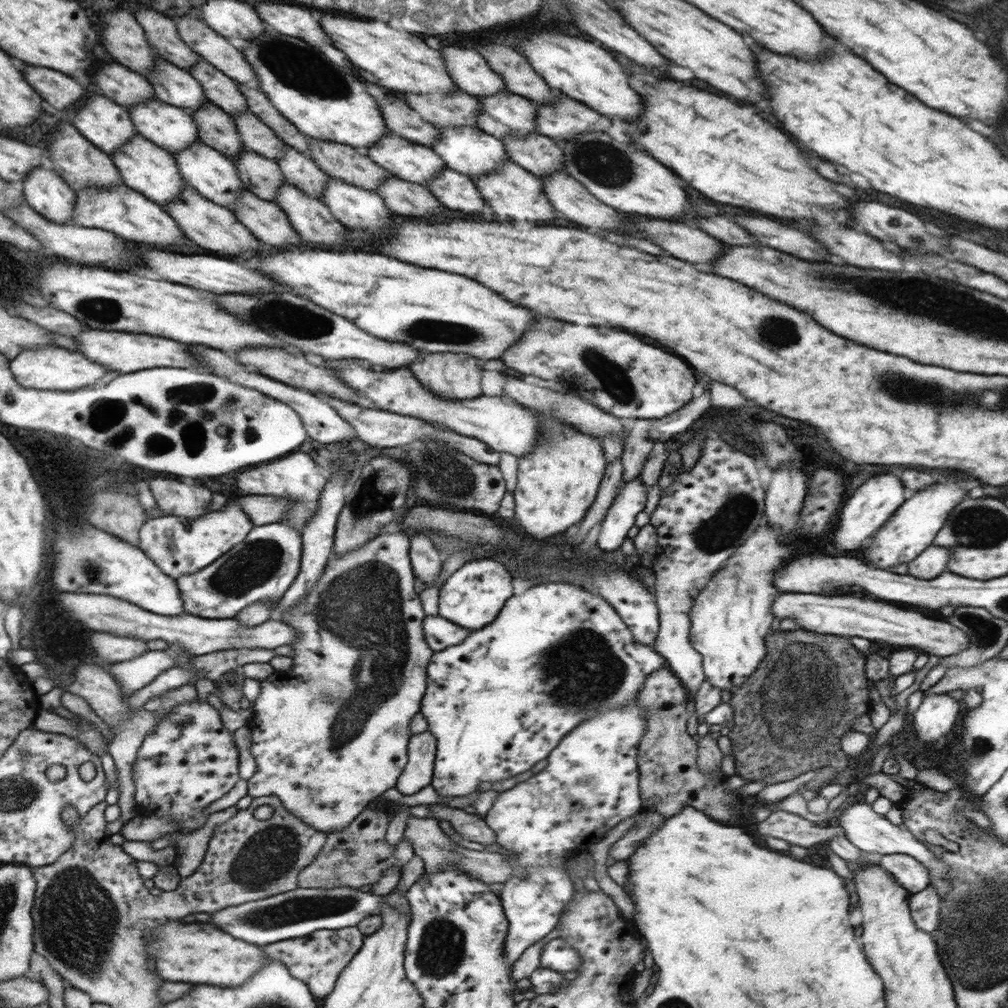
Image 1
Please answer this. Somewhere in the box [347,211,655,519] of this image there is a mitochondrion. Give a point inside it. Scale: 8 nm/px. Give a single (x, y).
(623, 397)

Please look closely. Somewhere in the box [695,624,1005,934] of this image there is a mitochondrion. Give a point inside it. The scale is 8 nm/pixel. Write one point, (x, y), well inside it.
(797, 707)

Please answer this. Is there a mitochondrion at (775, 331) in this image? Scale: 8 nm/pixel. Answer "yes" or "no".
yes

